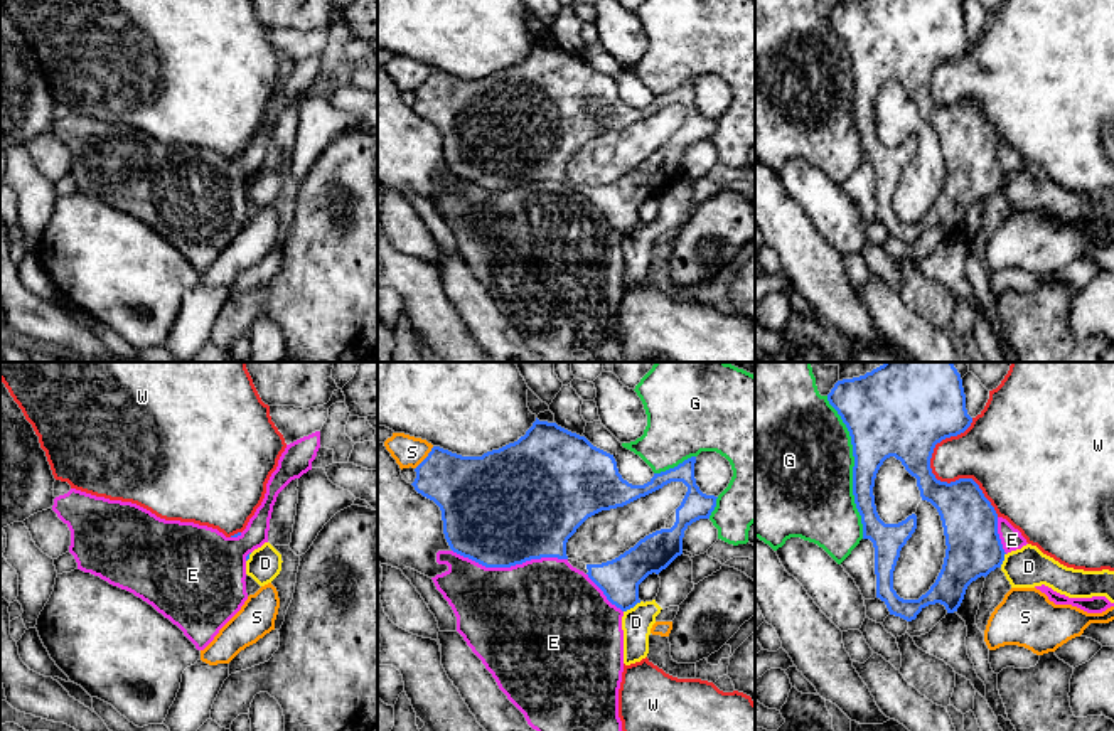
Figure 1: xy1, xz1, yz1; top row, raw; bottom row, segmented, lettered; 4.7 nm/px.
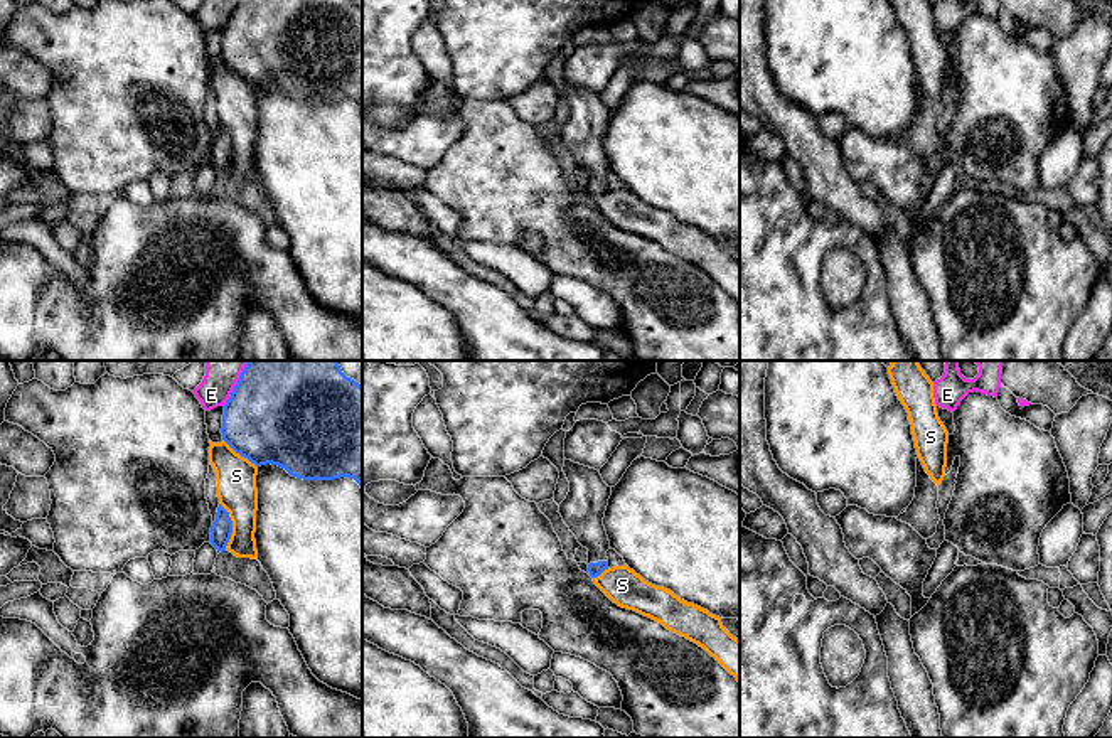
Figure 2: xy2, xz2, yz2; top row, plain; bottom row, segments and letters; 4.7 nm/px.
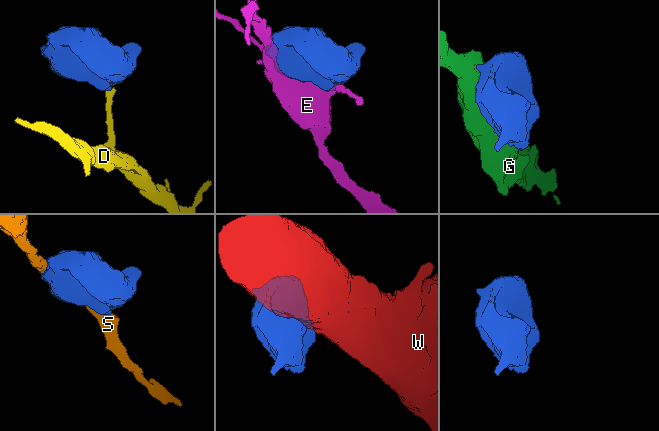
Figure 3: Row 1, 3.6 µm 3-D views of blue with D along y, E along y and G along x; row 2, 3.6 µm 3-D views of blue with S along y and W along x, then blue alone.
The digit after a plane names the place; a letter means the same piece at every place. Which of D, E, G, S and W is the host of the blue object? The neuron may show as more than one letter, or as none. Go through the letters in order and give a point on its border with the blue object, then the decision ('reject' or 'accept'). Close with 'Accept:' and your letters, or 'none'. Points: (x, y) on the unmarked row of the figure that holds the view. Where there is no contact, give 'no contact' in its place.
D: meets blue in xz1 at (632, 229); reject
E: meets blue in xz1 at (509, 189); reject
G: meets blue in yz1 at (853, 90); reject
S: meets blue in xy2 at (231, 149); reject
W: meets blue in yz1 at (934, 100); reject
Accept: none

